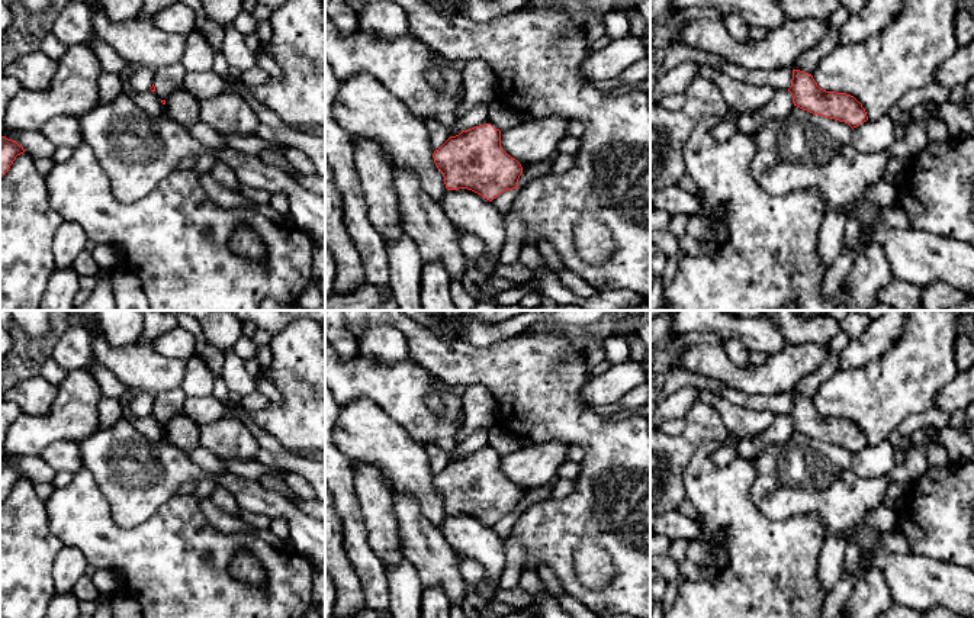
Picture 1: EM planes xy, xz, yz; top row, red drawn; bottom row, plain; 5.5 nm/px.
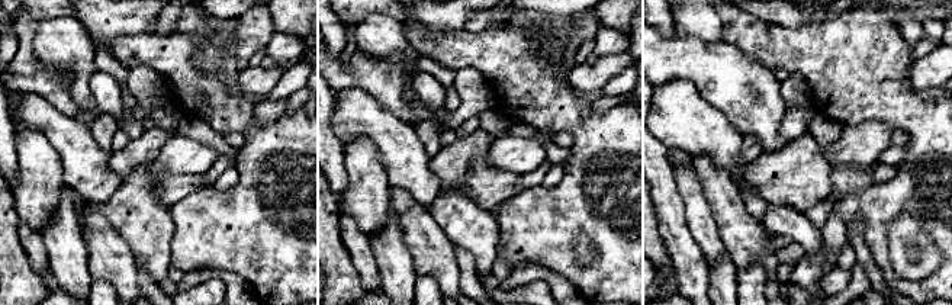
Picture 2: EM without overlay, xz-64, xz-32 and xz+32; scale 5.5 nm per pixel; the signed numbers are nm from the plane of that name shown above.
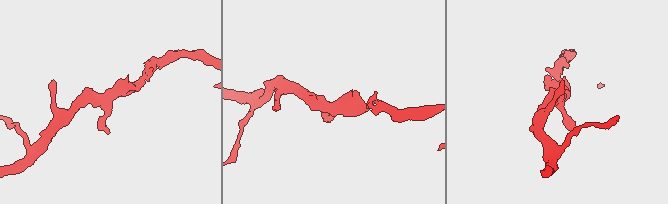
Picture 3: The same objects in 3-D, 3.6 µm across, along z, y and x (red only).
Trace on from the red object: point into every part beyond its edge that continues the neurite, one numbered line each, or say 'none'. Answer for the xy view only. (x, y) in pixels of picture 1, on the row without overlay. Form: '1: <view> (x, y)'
1: xy (169, 404)

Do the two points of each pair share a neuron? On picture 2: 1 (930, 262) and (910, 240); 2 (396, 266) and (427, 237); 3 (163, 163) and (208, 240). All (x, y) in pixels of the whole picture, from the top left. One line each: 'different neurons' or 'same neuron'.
1: same neuron
2: different neurons
3: different neurons

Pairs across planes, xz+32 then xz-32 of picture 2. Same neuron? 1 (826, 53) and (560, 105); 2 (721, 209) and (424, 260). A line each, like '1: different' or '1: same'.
1: same
2: same

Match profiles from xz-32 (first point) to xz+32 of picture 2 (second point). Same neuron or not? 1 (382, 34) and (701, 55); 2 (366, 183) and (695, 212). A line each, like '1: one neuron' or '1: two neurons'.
1: two neurons
2: one neuron

